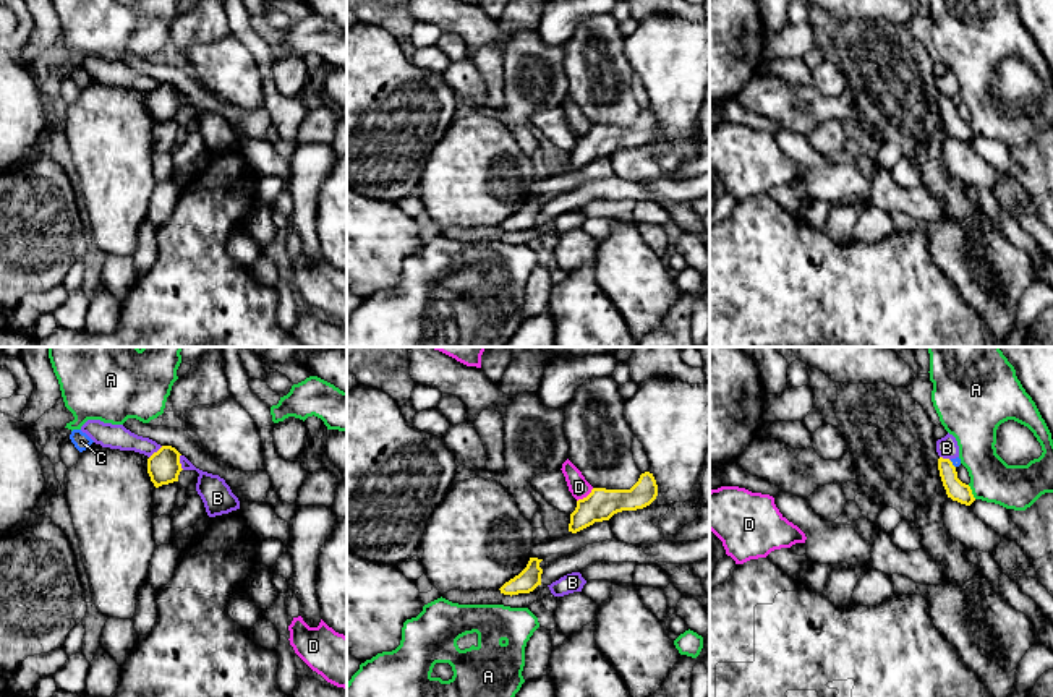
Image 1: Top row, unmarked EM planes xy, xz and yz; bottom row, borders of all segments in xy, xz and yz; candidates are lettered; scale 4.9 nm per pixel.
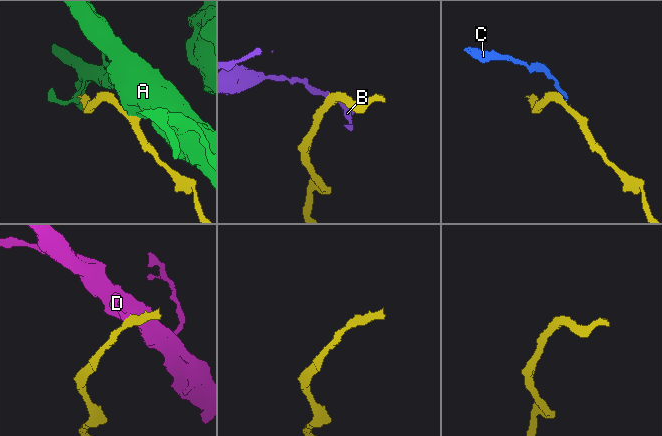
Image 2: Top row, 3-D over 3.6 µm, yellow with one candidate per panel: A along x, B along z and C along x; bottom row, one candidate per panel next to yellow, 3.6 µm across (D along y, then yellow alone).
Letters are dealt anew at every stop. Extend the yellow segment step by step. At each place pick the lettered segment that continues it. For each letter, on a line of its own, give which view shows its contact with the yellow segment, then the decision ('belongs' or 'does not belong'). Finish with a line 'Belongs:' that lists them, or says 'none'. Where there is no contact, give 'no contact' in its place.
A: yz | does not belong
B: xy | does not belong
C: yz | does not belong
D: xz | does not belong
Belongs: none

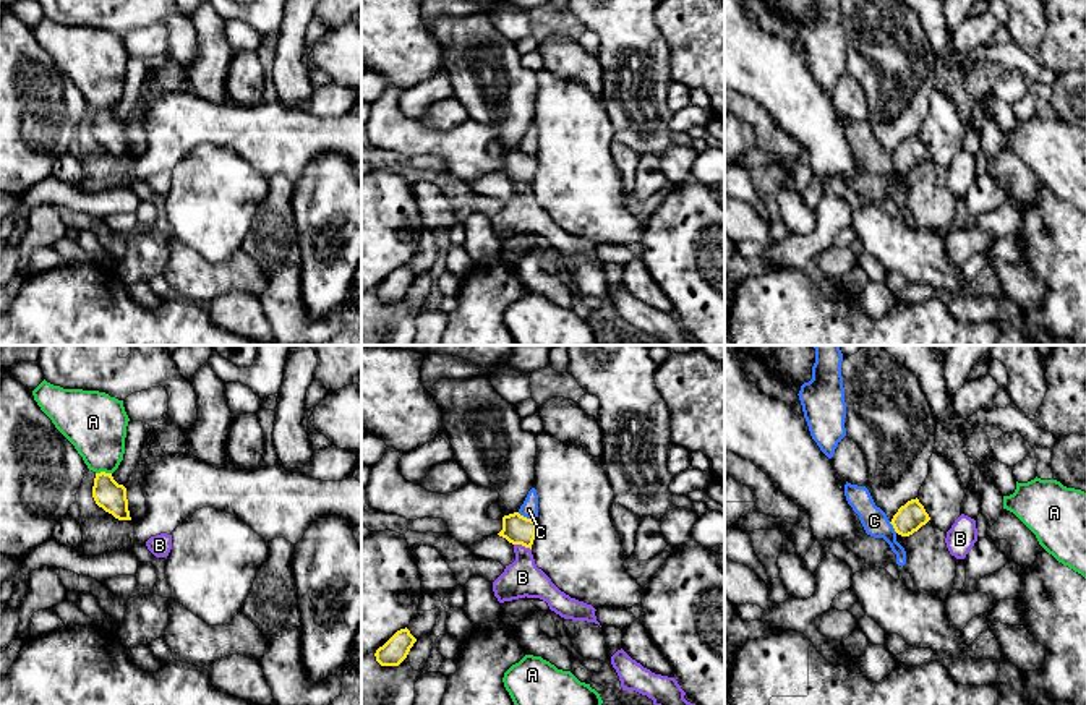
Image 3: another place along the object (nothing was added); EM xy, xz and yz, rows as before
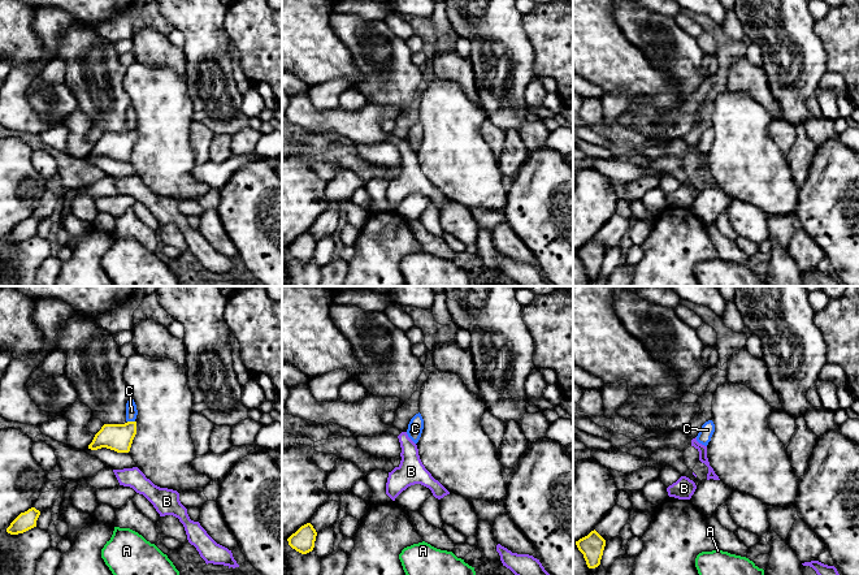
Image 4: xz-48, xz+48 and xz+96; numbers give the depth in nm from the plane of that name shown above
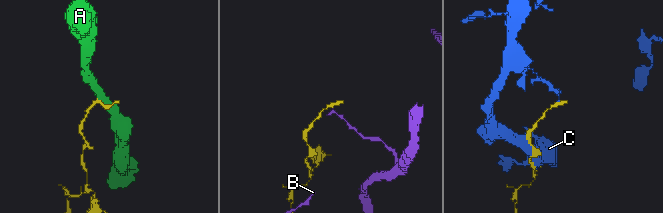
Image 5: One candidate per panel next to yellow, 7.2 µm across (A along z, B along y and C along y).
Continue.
A: xy | does not belong
B: xz | does not belong
C: xz | does not belong
Belongs: none

